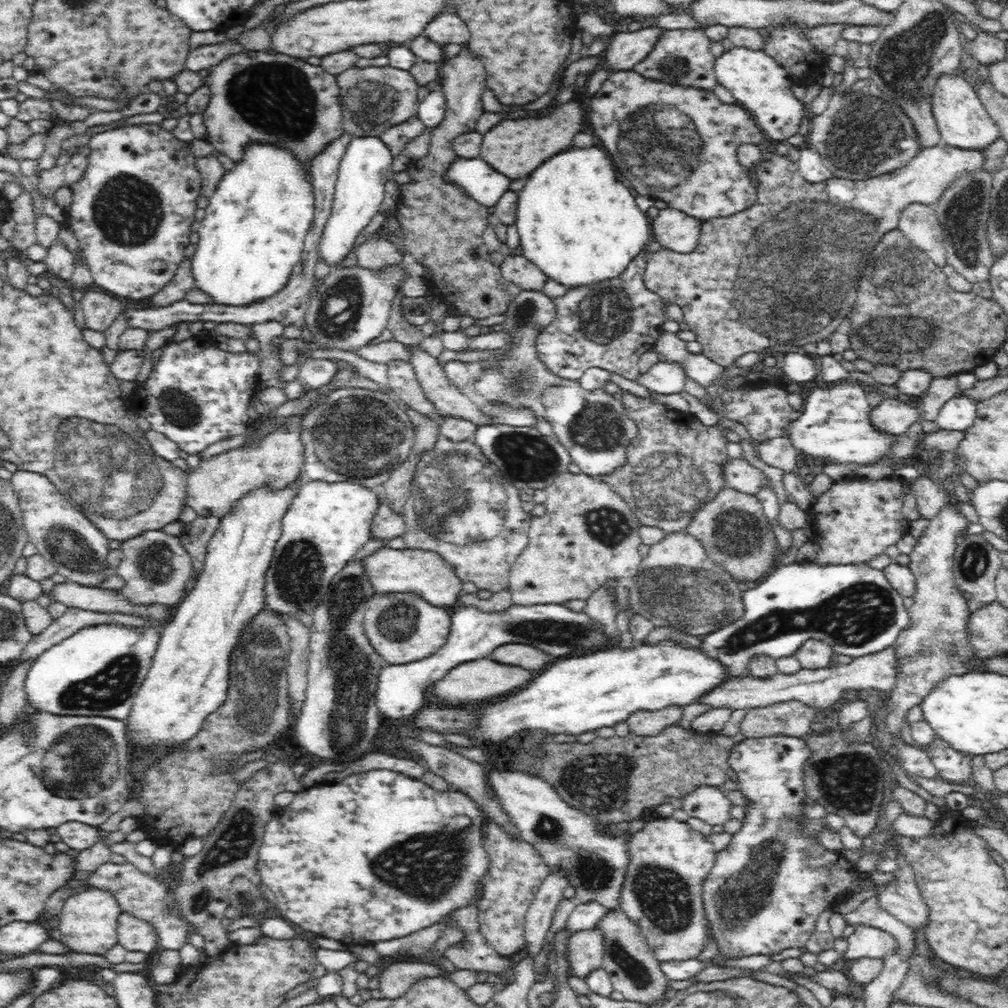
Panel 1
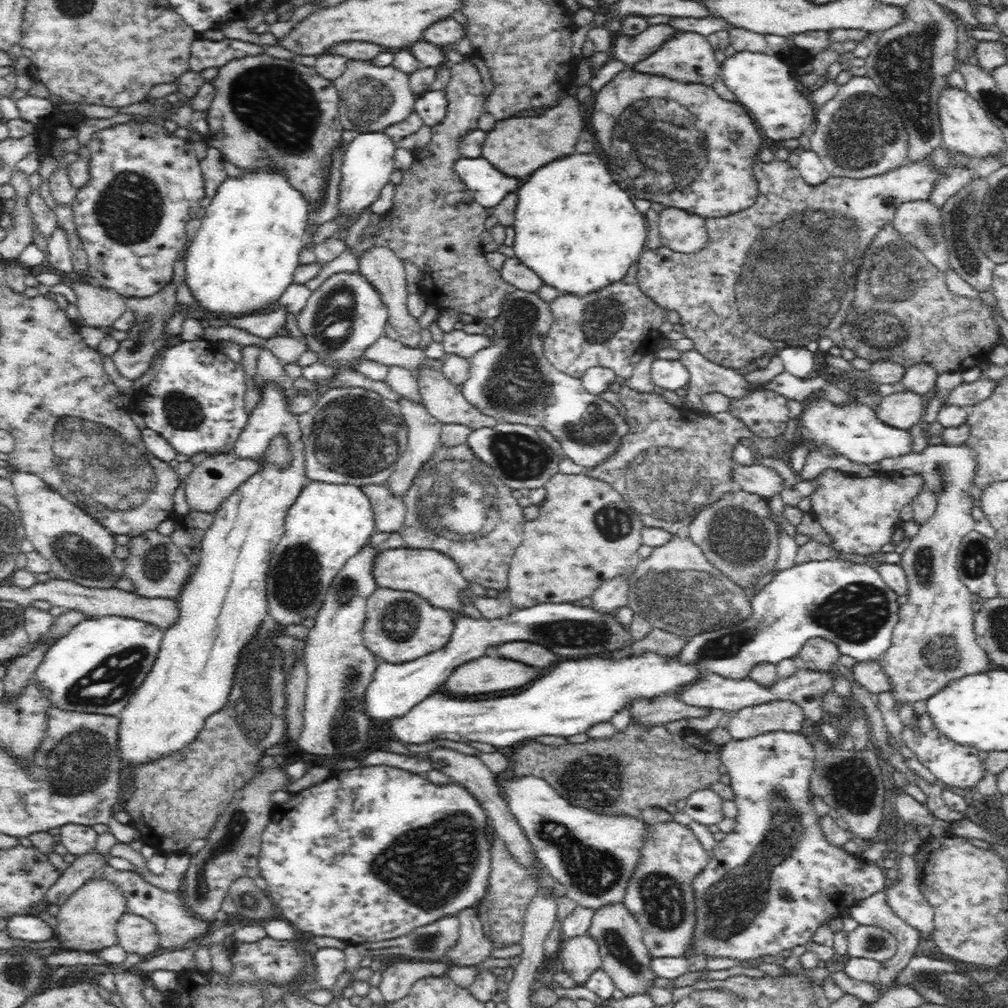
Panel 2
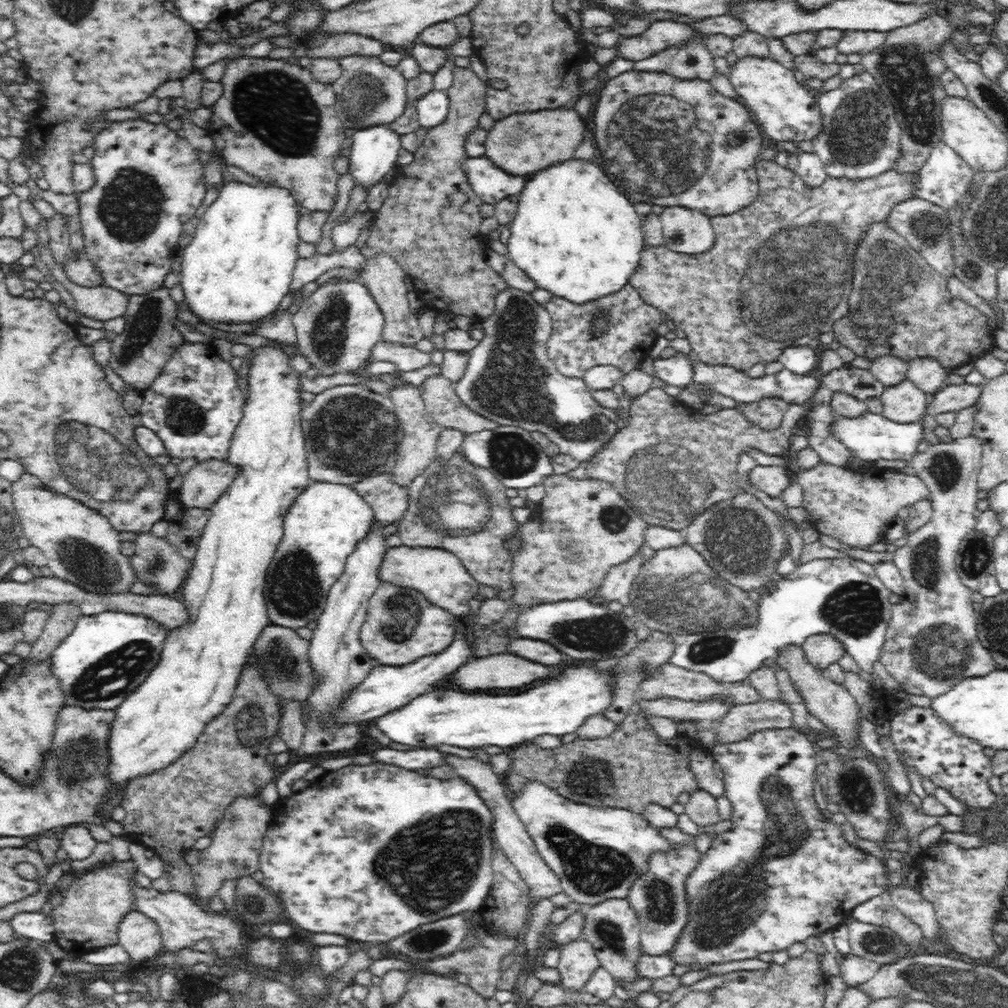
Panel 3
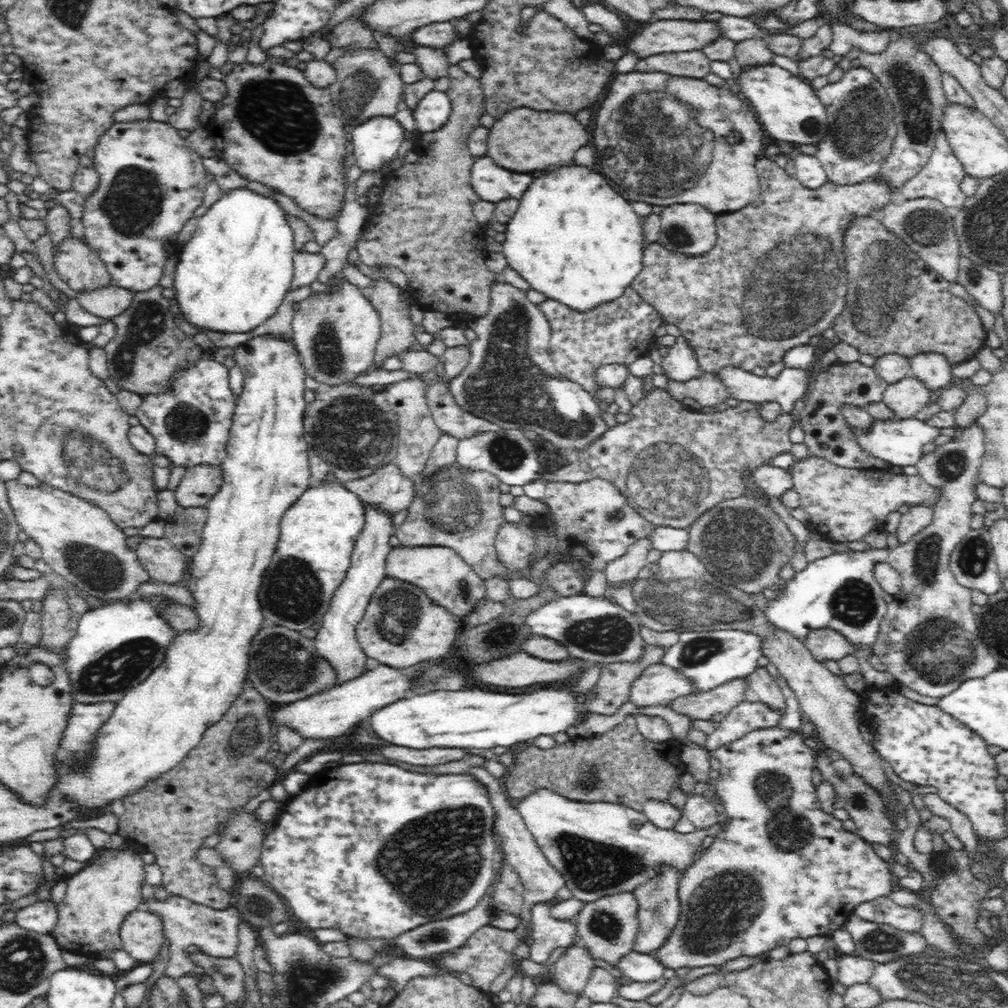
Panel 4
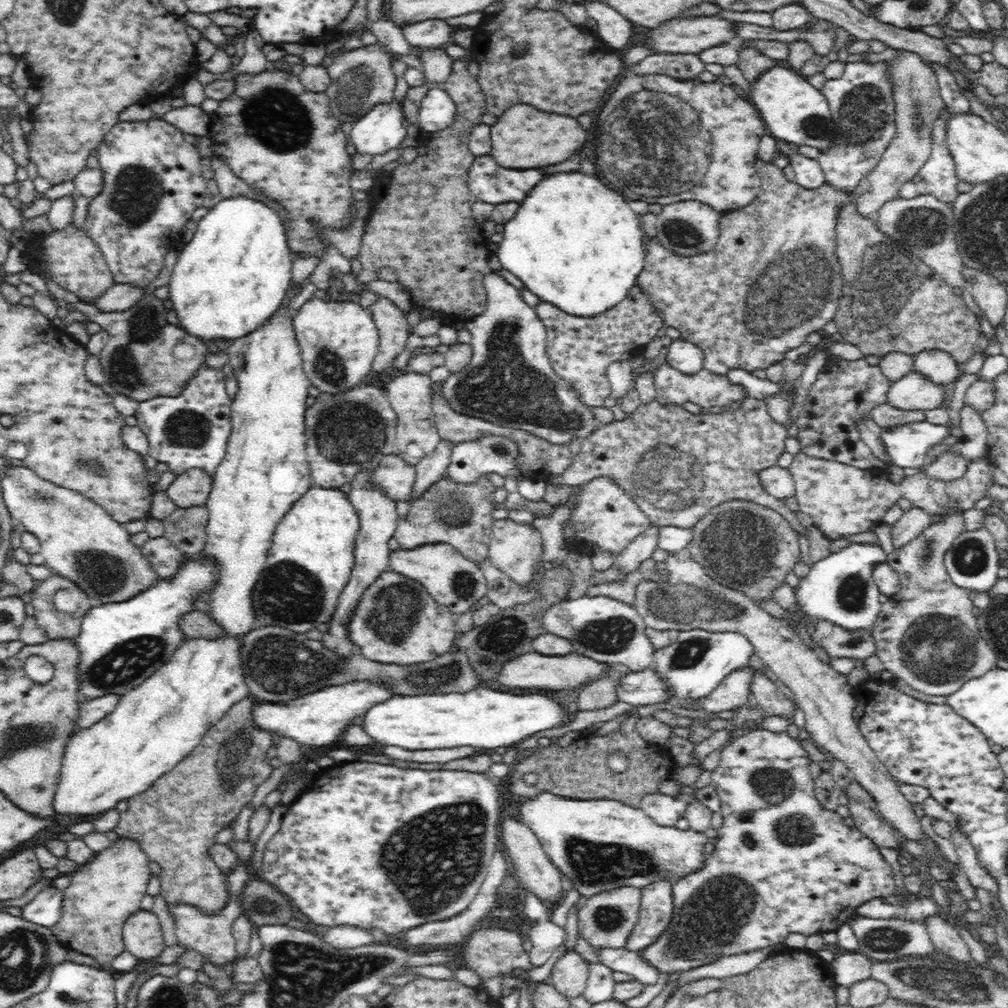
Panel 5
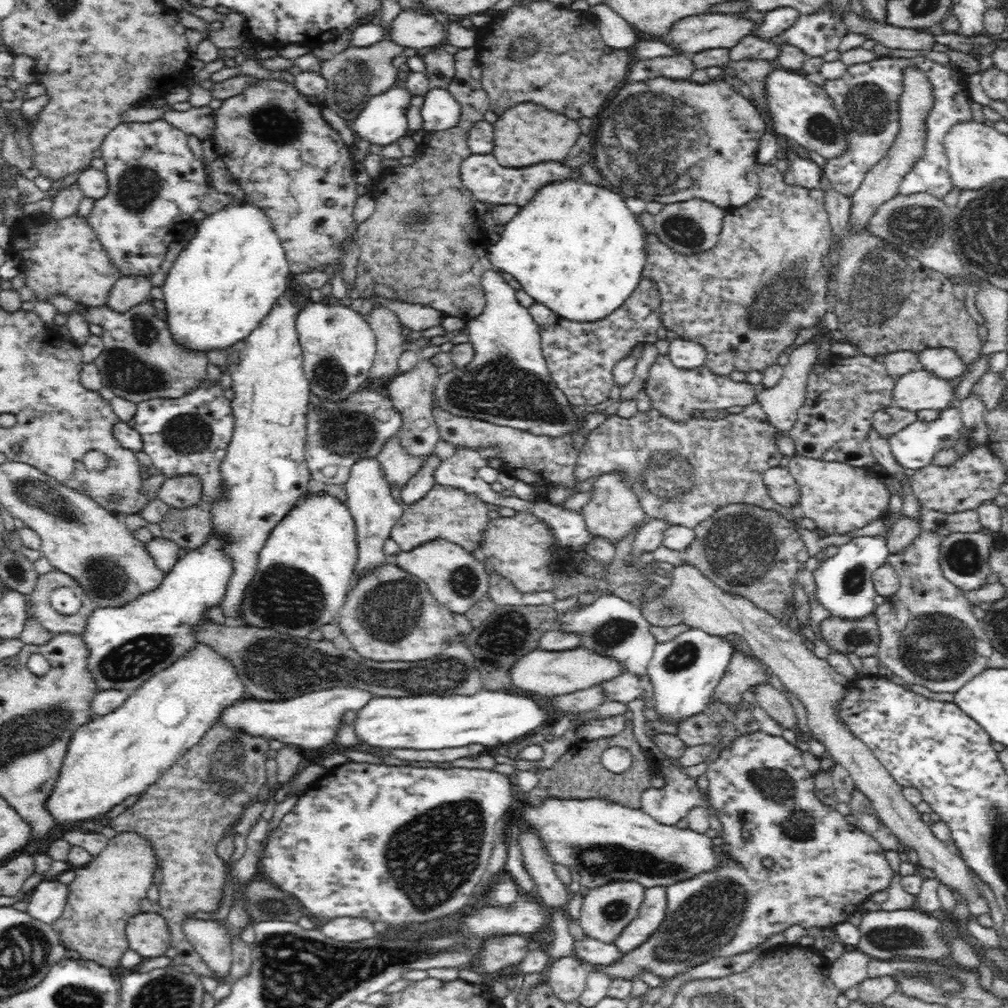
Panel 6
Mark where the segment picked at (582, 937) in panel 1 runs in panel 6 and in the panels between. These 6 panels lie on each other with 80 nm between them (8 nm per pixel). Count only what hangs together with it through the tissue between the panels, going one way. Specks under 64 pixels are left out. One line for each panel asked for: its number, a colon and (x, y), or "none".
2: (580, 955)
3: (578, 959)
4: (572, 970)
5: (569, 975)
6: (567, 976)

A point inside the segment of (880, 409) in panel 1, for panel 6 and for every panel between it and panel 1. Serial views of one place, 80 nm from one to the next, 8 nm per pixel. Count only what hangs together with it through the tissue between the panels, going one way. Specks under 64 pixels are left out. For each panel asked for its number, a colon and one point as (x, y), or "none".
2: (902, 410)
3: (903, 403)
4: (906, 399)
5: (913, 392)
6: (916, 391)

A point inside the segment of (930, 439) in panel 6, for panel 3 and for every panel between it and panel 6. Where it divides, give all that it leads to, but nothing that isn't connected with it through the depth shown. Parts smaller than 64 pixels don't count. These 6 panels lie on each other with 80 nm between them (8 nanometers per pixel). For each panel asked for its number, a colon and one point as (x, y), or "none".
3: (869, 436)
4: (900, 442)
5: (905, 445)

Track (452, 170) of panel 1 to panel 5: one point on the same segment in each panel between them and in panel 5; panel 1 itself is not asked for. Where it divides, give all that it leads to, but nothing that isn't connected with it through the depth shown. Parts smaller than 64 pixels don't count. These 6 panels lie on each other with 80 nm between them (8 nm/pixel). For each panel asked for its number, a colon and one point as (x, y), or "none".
2: (488, 186)
3: (491, 184)
4: (491, 183)
5: (491, 183)

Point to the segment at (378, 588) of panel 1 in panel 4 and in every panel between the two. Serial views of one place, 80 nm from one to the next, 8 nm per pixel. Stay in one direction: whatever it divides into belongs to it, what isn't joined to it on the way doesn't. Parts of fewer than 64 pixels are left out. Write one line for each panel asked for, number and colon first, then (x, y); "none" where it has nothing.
2: (429, 573)
3: (437, 574)
4: (443, 575)

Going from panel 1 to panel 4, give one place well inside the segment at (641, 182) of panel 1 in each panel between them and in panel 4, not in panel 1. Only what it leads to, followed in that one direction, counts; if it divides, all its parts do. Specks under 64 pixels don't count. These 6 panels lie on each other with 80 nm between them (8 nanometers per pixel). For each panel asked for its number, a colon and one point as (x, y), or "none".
2: (670, 134)
3: (692, 147)
4: (704, 139)

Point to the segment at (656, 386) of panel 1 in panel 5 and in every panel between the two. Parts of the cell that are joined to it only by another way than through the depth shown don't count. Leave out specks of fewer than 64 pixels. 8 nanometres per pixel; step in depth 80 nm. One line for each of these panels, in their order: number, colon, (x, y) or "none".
2: (672, 375)
3: (675, 371)
4: (680, 365)
5: (687, 358)

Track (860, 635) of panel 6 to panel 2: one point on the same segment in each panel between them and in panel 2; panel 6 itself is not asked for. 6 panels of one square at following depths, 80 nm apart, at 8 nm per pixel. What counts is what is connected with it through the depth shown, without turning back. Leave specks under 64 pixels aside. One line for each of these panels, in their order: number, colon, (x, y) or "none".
2: (817, 654)
3: (820, 651)
4: (823, 644)
5: (838, 643)

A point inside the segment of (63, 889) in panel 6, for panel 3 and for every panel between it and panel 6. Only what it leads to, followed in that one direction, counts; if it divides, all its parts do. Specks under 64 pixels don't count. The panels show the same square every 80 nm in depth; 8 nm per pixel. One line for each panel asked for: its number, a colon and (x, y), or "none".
3: (37, 926)
4: (40, 918)
5: (45, 909)

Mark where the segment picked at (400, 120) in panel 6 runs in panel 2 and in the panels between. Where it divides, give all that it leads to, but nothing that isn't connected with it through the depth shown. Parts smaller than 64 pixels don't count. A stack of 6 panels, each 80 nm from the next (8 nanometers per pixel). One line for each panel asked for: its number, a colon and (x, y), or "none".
2: (368, 163)
3: (373, 153)
4: (375, 143)
5: (383, 129)

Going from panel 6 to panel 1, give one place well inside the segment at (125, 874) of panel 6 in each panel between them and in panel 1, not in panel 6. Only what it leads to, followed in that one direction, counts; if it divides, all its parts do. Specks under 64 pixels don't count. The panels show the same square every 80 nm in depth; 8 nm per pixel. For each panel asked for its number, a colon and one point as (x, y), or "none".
1: (88, 920)
2: (87, 922)
3: (86, 920)
4: (97, 899)
5: (102, 894)

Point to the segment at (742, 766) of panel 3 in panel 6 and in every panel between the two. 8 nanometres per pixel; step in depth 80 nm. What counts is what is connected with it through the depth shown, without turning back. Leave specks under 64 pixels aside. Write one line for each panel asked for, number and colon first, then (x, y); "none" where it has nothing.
4: (781, 868)
5: (783, 865)
6: (822, 869)

